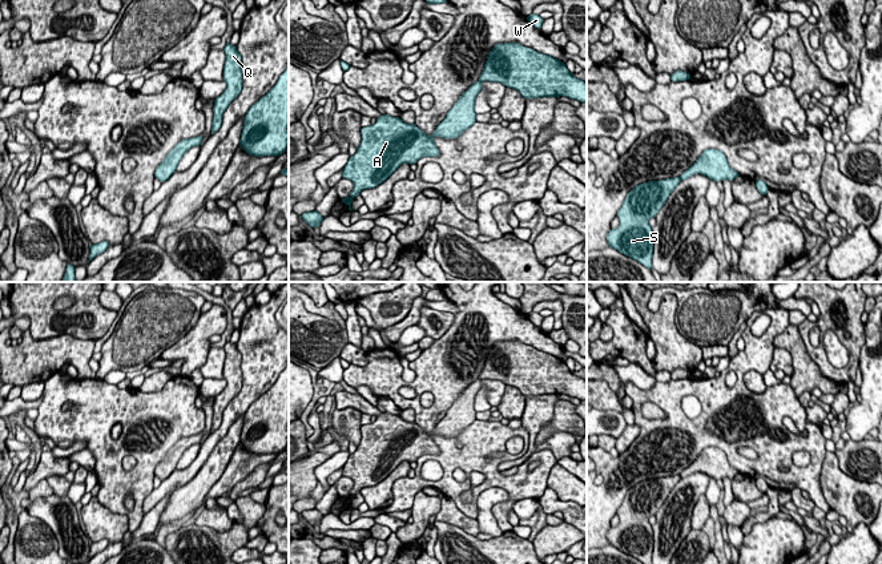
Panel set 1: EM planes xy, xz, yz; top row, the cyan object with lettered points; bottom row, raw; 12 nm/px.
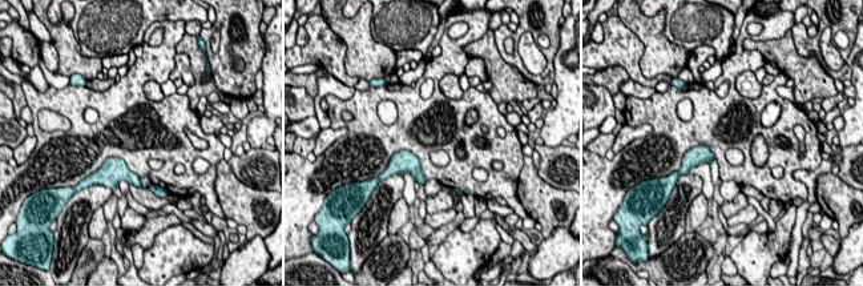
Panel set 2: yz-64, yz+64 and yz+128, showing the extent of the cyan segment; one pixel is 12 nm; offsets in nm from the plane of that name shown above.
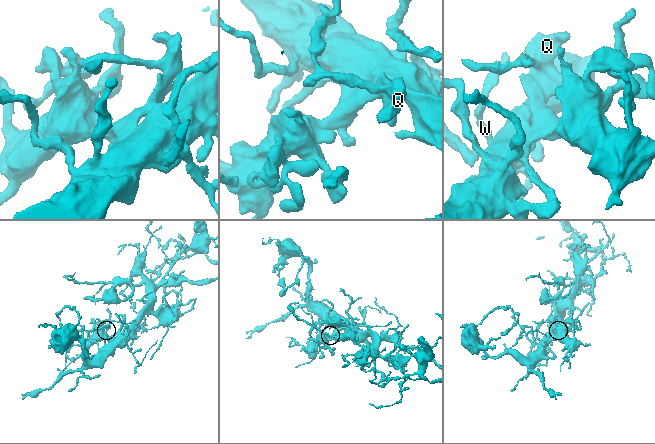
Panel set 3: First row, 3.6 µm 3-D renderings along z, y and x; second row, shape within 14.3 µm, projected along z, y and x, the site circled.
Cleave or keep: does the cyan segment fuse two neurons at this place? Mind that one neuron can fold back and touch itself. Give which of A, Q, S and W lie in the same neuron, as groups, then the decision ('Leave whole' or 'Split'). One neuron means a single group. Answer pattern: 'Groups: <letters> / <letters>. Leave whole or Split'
Groups: A Q S W. Leave whole

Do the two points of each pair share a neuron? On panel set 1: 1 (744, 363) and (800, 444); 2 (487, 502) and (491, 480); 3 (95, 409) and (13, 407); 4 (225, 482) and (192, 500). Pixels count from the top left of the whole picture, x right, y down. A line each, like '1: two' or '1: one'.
1: one
2: two
3: two
4: two

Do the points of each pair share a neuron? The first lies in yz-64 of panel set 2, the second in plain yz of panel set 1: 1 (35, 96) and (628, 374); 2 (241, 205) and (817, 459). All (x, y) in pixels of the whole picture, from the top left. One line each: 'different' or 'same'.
1: different
2: different

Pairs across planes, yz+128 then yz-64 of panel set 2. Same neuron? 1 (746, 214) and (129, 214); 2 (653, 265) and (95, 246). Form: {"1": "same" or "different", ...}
{"1": "same", "2": "same"}

